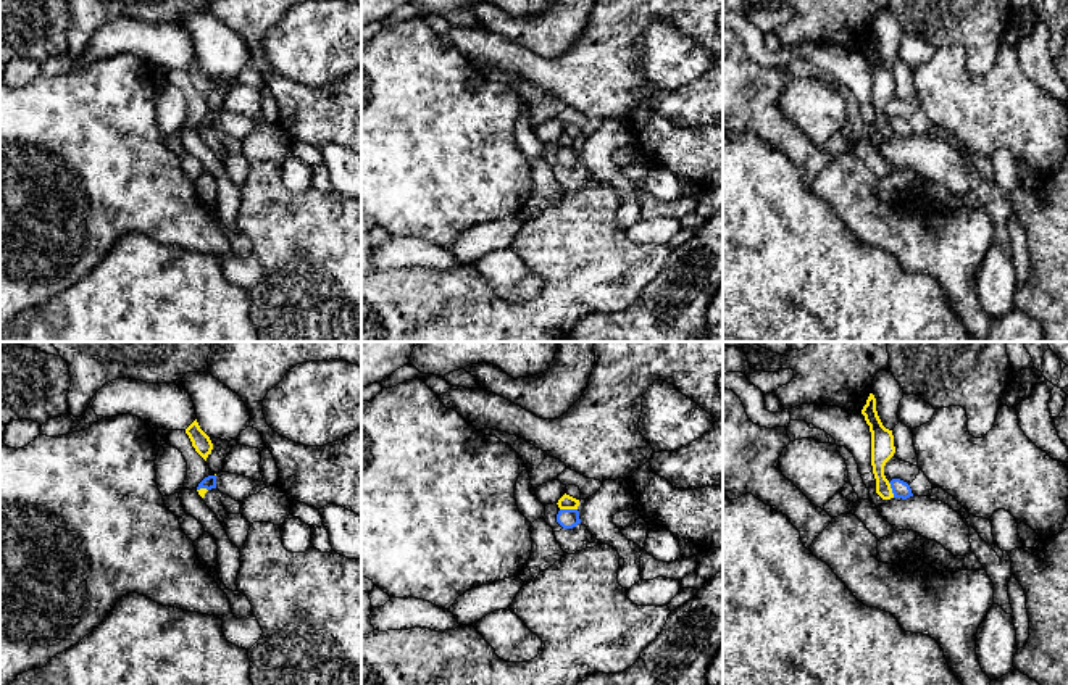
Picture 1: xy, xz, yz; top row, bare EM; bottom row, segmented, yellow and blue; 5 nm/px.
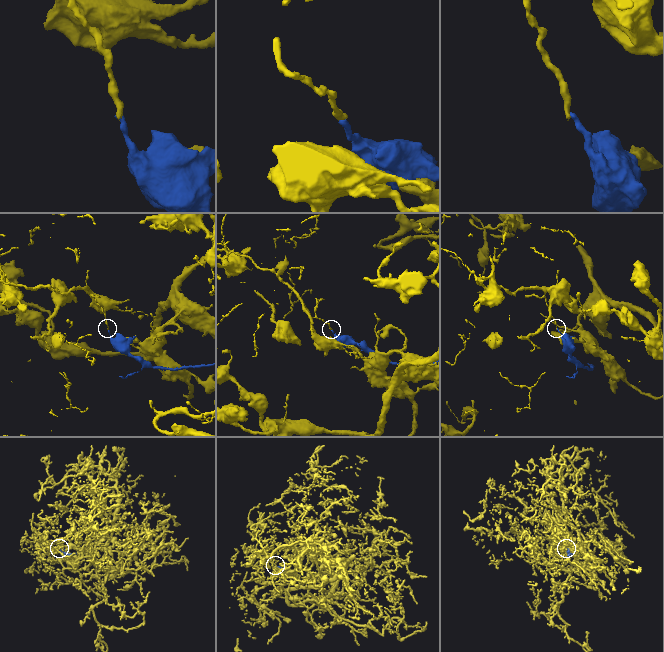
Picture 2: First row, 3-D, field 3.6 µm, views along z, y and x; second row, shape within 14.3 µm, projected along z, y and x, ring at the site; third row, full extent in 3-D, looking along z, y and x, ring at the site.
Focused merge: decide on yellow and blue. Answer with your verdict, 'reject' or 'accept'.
reject

